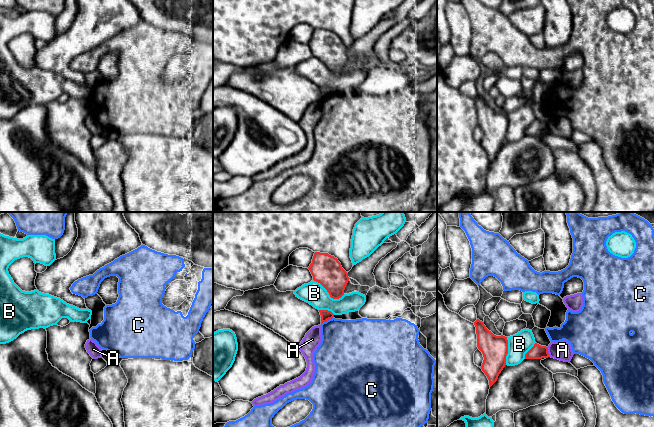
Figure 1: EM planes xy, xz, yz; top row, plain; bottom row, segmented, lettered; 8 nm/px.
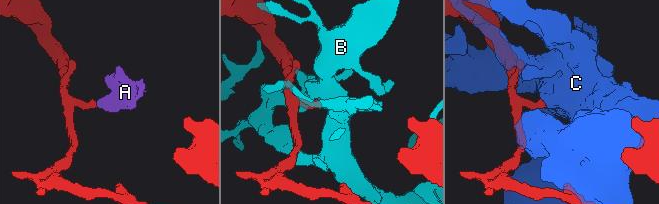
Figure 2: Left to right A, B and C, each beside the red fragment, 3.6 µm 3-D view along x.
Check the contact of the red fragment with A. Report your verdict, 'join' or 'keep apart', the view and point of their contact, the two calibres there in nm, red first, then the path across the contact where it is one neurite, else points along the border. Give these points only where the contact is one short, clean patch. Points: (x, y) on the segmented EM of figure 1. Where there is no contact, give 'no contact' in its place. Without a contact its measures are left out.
keep apart | yz (547, 352) | 110/150 nm | along yz (547, 347), (549, 356)

